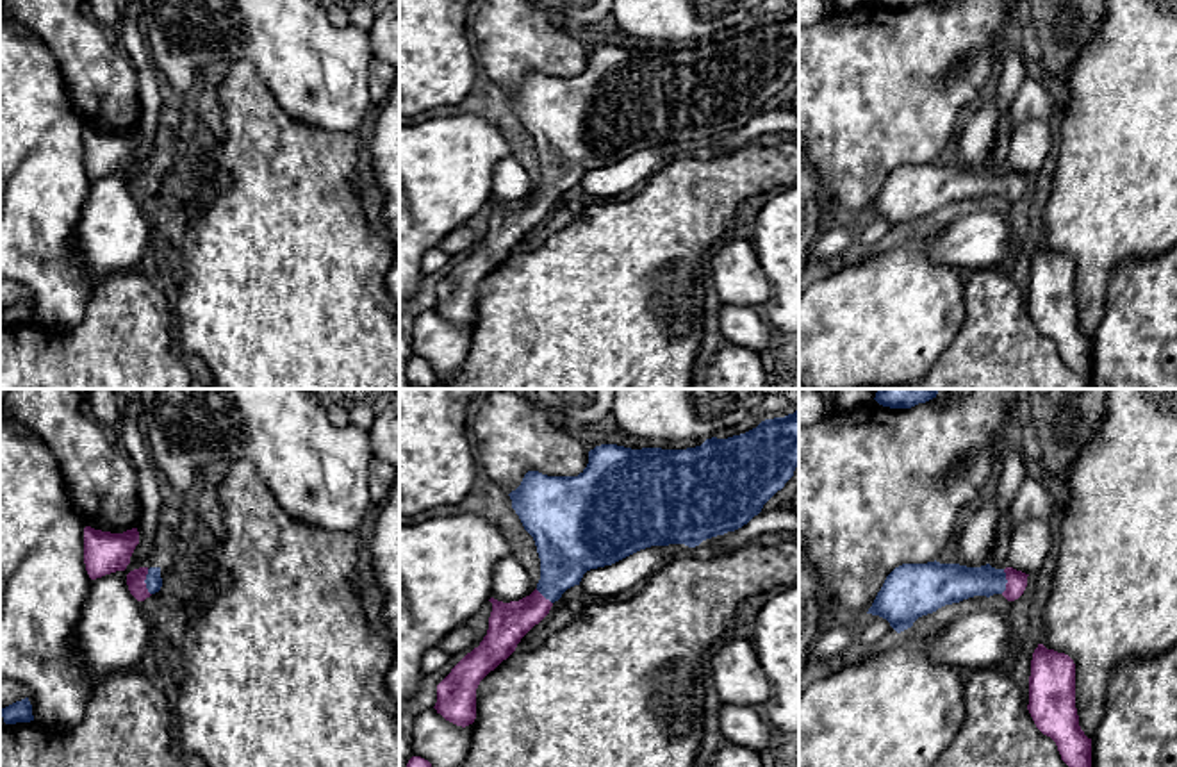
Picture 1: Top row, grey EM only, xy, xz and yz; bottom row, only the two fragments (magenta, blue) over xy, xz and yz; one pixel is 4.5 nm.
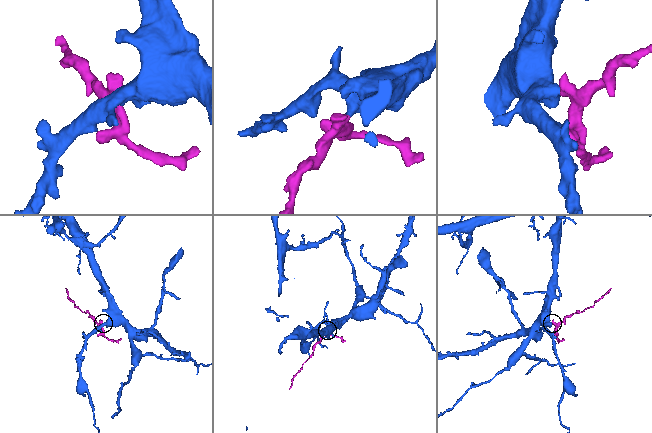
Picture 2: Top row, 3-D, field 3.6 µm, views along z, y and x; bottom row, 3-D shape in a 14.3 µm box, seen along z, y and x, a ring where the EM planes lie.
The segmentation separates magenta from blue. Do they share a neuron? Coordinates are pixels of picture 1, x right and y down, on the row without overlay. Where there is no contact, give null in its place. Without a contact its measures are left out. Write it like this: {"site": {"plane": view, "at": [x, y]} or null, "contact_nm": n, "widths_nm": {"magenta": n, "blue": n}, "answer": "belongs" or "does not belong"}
{"site": {"plane": "xy", "at": [143, 182]}, "contact_nm": 120, "widths_nm": {"magenta": 80, "blue": 80}, "answer": "belongs"}

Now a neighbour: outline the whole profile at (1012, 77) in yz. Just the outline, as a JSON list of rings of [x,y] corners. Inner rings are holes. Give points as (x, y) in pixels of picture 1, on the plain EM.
[[[1008,37],[1000,50],[999,62],[1002,66],[1002,71],[997,84],[993,86],[997,93],[999,123],[988,164],[995,169],[1006,169],[1009,143],[1013,139],[1011,103],[1018,87],[1025,80],[1024,55],[1020,48],[1015,46]]]

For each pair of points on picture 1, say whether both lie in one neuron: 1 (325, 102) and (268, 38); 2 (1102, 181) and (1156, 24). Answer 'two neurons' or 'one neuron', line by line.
1: one neuron
2: one neuron

